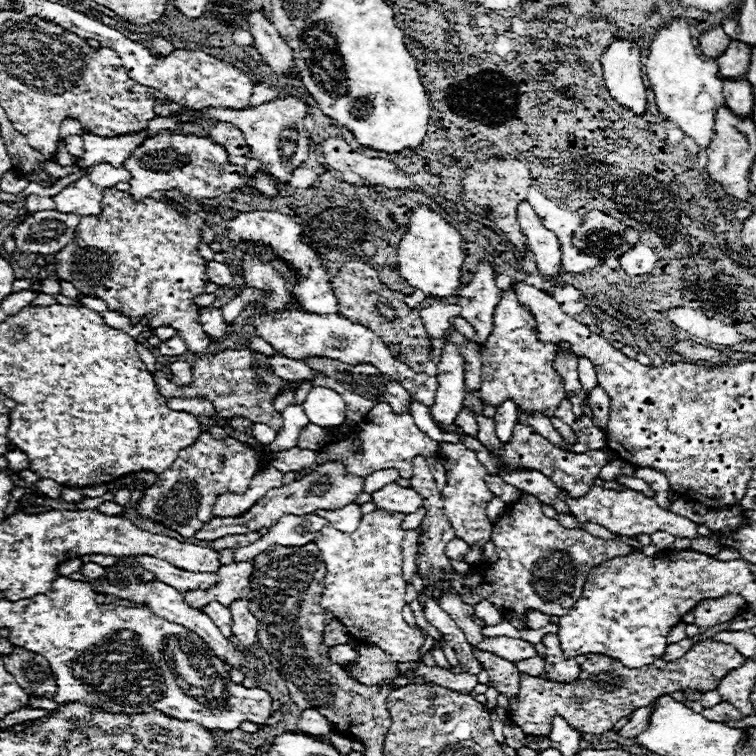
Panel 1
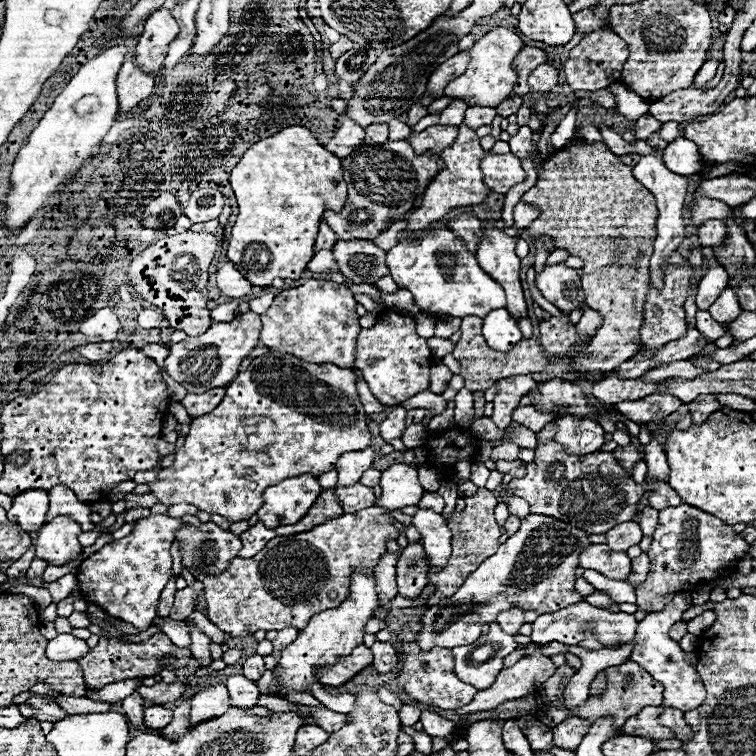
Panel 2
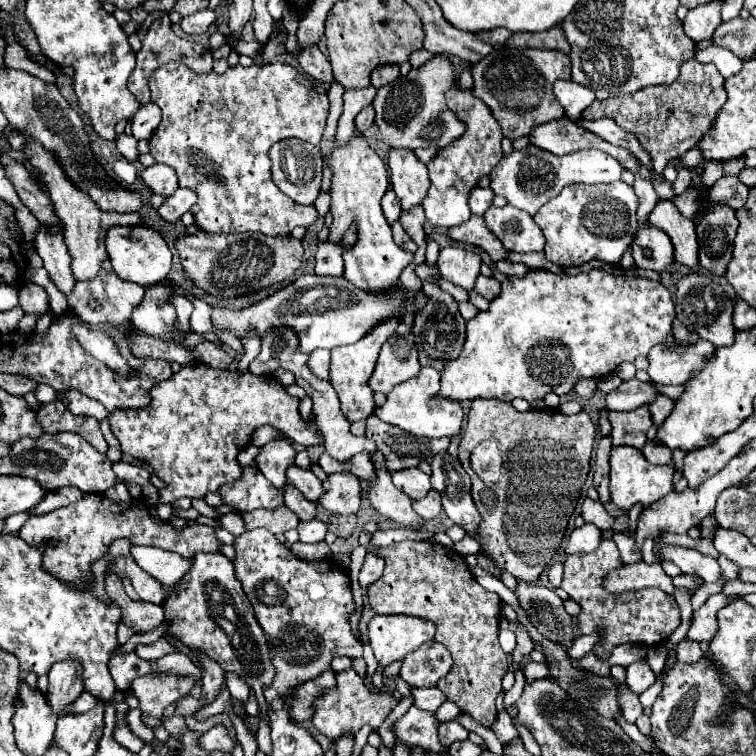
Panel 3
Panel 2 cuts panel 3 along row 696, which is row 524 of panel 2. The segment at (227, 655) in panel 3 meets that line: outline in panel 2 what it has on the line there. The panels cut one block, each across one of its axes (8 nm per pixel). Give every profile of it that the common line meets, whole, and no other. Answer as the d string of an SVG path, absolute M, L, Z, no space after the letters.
M258 522L256 526L252 526L250 530L246 530L240 538L242 538L242 550L240 550L240 558L250 558L254 554L258 554L268 540L272 540L276 536L276 532L272 528L266 528L262 522Z

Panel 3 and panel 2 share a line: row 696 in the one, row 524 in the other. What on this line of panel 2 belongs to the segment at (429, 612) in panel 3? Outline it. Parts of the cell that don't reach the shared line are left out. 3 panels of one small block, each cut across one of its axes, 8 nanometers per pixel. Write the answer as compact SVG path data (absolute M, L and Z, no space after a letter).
M478 488L478 492L474 496L466 498L466 508L462 512L454 512L450 518L446 518L446 524L452 530L452 556L448 558L446 568L442 568L442 570L430 568L430 572L428 572L428 580L436 586L436 592L428 598L428 604L438 604L438 600L452 596L462 586L462 580L466 580L466 576L470 572L474 572L474 568L478 568L478 564L482 564L482 560L486 560L486 556L492 556L496 552L498 538L502 534L494 520L496 504L498 504L498 498L494 492L490 492L486 488Z

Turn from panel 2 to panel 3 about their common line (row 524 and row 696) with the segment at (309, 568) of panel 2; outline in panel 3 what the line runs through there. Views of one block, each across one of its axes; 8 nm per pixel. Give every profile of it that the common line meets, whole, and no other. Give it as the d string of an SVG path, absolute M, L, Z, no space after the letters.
M354 668L342 670L336 674L336 686L326 690L322 696L318 696L312 702L314 714L312 714L312 722L314 726L328 738L338 740L344 734L356 734L364 724L372 726L374 730L384 722L384 718L394 710L394 706L398 704L398 698L390 692L390 690L370 690L364 680L356 674Z

